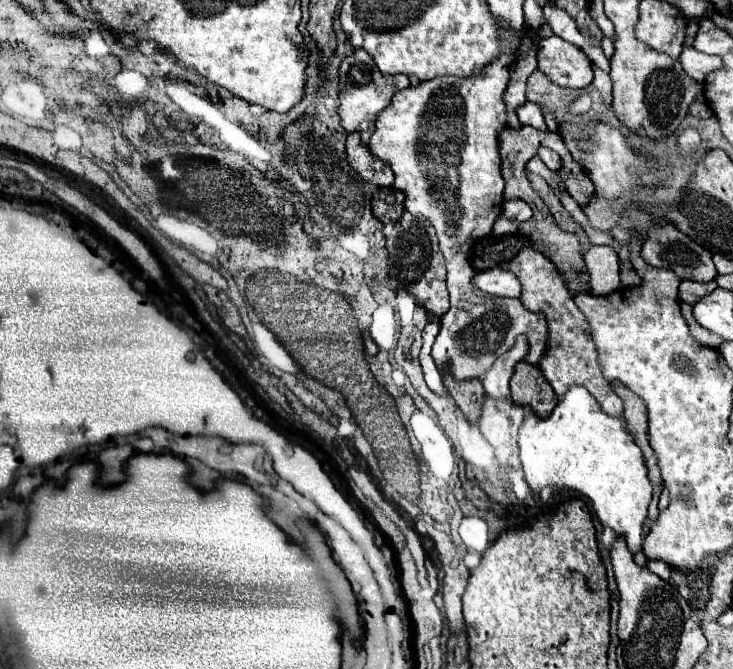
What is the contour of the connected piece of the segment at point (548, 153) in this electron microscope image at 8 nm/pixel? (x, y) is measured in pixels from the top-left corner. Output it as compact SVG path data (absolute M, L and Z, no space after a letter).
M539 148L537 156L539 156L539 158L545 162L545 166L547 166L549 170L553 170L553 172L557 172L557 170L561 168L561 158L559 158L557 152L553 152L553 150L549 150L549 148Z

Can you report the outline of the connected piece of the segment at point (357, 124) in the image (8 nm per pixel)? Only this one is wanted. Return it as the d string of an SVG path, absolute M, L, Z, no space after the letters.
M361 48L353 50L353 54L341 62L341 80L339 80L339 110L337 110L337 114L341 118L341 126L343 126L345 134L359 132L361 144L369 144L375 116L391 104L391 98L399 88L407 88L407 86L409 86L409 78L405 74L385 76L379 72L379 68L375 66L375 62L371 60L371 56L365 50L361 50Z

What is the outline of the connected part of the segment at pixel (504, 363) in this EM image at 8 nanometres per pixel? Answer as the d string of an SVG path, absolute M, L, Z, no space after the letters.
M519 338L517 344L507 354L497 358L497 362L491 366L491 370L487 372L487 376L483 380L483 388L485 388L487 398L493 398L493 400L509 398L509 380L515 372L517 362L525 354L527 354L527 342L525 342L525 338Z

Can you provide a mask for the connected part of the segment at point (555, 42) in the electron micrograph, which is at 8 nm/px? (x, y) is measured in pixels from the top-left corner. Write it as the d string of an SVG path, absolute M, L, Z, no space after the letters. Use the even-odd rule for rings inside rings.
M557 36L541 39L537 48L538 69L545 72L551 82L567 88L585 88L593 80L591 64L567 64L565 60L587 60L585 54Z

